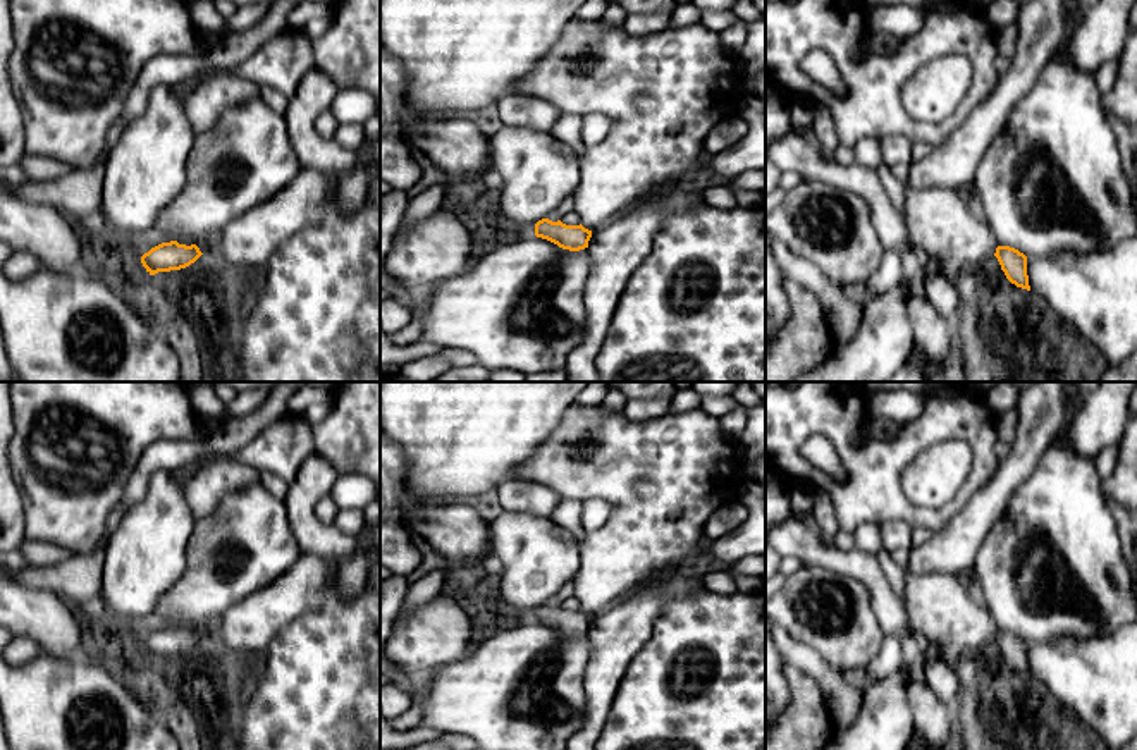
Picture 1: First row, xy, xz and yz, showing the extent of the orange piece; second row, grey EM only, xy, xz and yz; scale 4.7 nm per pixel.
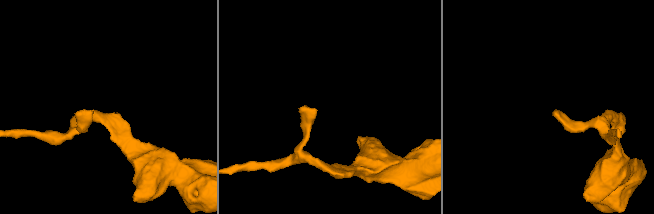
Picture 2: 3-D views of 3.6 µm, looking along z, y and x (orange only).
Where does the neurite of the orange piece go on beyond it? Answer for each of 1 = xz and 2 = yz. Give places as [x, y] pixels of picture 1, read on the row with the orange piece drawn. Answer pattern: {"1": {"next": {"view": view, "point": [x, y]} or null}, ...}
{"1": {"next": null}, "2": {"next": null}}

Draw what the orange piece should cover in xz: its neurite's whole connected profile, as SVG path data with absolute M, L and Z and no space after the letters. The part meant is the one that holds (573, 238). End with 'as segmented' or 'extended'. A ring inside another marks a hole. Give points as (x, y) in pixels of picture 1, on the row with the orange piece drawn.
M542 218L535 224L535 236L557 244L562 249L580 251L588 248L592 231L580 225L566 225L561 220Z | as segmented

